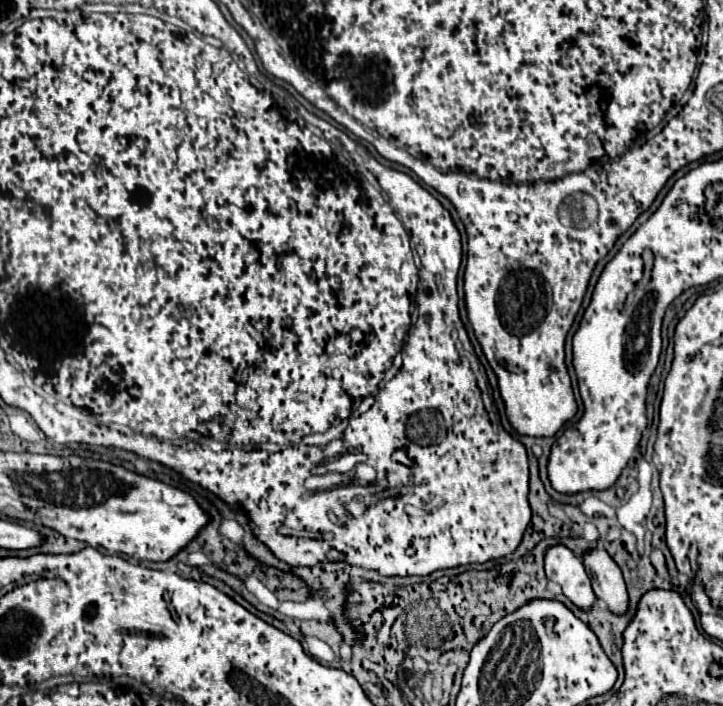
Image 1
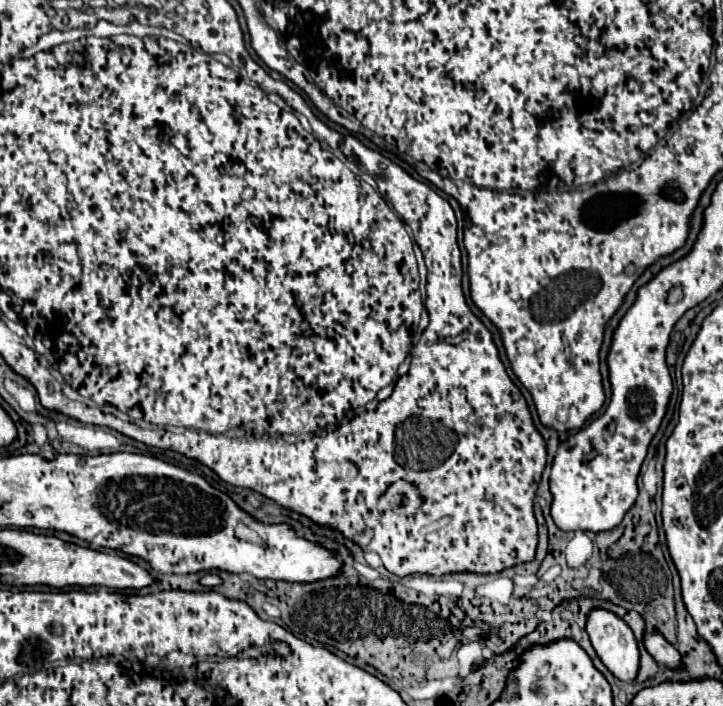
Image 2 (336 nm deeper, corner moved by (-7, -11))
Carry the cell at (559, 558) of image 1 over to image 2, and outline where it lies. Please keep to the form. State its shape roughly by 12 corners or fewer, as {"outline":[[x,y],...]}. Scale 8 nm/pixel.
{"outline":[[592,608],[586,632],[604,666],[634,680],[640,652],[630,626]]}

